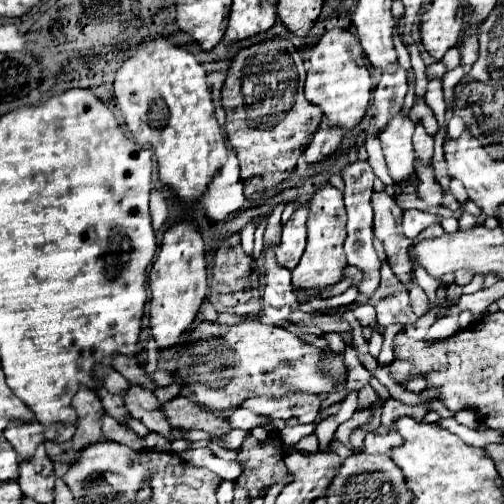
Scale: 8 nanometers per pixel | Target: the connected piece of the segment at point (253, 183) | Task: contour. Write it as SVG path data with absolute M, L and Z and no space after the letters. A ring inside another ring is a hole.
M297 99L295 107L291 107L291 111L287 111L287 115L283 115L283 119L275 123L275 127L253 127L253 123L243 123L243 121L227 123L229 141L239 157L241 179L247 185L245 197L275 187L291 173L291 169L295 167L301 155L301 149L311 141L311 135L315 133L315 127L319 127L321 119L323 111L319 111L319 107L307 103L307 99Z

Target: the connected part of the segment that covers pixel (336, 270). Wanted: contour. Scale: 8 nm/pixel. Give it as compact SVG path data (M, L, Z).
M325 185L311 197L311 211L307 219L307 247L293 271L293 285L295 287L329 287L341 281L343 267L347 265L343 253L345 241L345 207L343 207L343 193L333 185Z

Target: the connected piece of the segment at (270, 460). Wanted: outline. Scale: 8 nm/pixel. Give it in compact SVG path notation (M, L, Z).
M249 433L237 453L237 461L243 465L243 473L233 483L237 483L237 487L243 487L241 483L245 483L245 489L255 499L265 491L265 487L285 479L289 471L283 463L281 449L283 441L277 433L269 433L265 441L255 441Z

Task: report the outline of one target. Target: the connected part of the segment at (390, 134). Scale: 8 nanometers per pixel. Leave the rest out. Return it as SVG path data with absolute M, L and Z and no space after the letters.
M399 111L391 123L381 131L379 139L383 145L383 155L387 159L389 173L395 183L411 179L411 183L417 183L417 177L413 173L413 163L415 163L415 151L413 151L413 127L415 123Z

